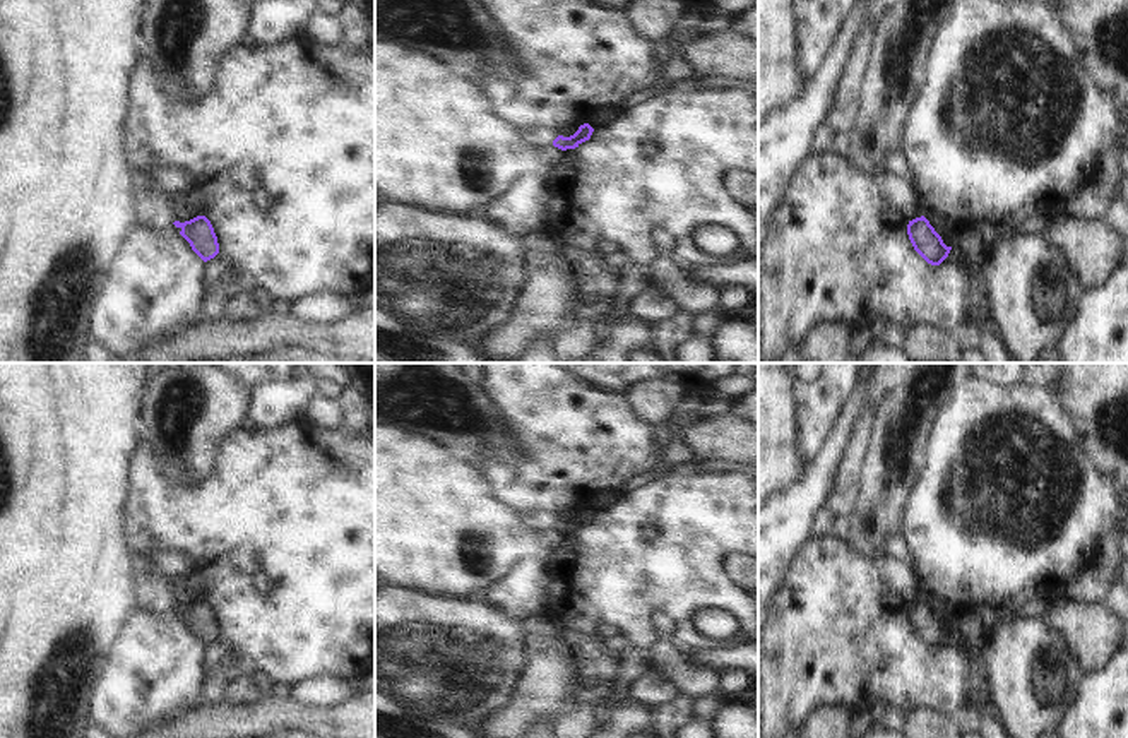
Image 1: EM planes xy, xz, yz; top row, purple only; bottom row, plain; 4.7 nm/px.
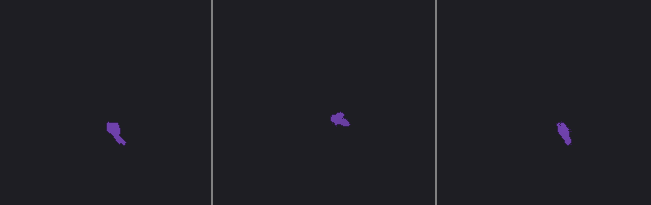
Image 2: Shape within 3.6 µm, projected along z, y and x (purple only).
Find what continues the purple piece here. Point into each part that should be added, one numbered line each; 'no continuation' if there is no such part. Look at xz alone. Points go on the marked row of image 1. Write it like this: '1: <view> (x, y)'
no continuation

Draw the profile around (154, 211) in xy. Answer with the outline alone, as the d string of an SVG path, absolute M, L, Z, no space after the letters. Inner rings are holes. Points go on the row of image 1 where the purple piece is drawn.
M151 185L145 193L134 193L137 224L147 229L164 229L175 223L171 199L156 185Z

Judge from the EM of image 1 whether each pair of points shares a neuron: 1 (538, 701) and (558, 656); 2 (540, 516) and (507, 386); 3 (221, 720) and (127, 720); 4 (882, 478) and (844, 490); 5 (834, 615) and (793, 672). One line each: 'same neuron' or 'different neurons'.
1: same neuron
2: different neurons
3: different neurons
4: different neurons
5: same neuron

